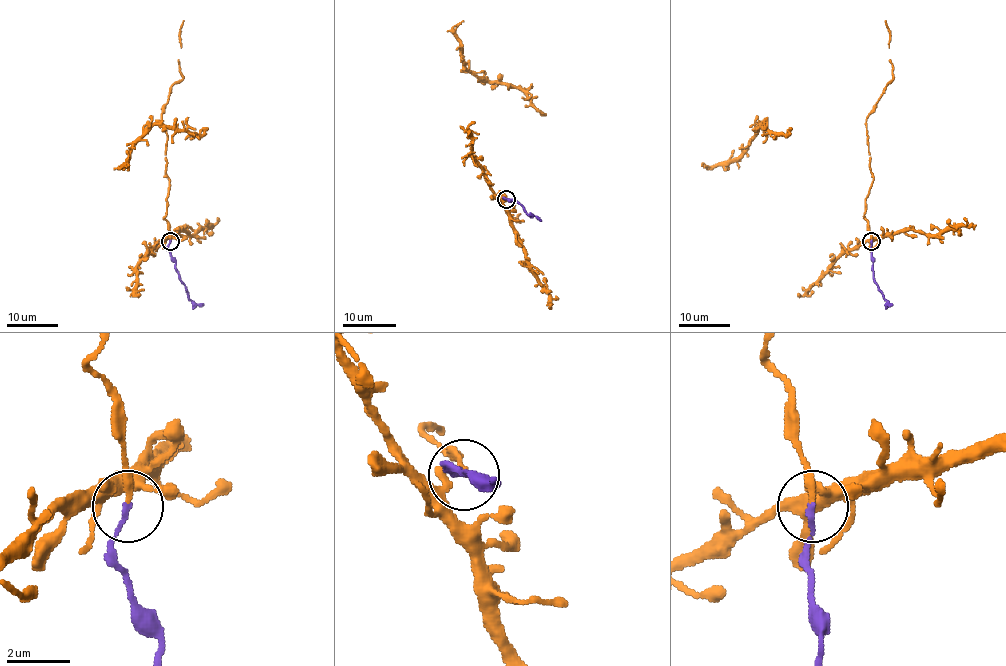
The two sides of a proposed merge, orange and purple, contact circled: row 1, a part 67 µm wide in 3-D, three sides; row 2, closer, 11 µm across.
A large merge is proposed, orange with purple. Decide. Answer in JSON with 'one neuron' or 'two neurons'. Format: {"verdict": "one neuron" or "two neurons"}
{"verdict": "one neuron"}

